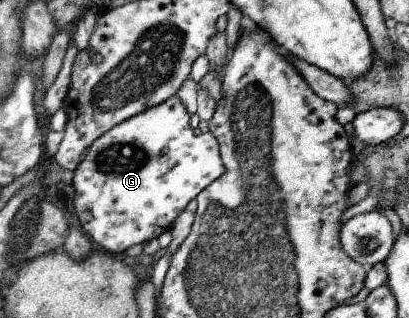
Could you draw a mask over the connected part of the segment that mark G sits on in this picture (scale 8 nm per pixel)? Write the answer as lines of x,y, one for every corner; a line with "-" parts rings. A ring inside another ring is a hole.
170,96
111,127
89,145
88,153
73,171
73,207
79,228
96,245
118,254
130,245
142,245
157,238
169,229
185,205
223,172
216,138
210,132
194,135
188,126
188,117
184,105
176,96

